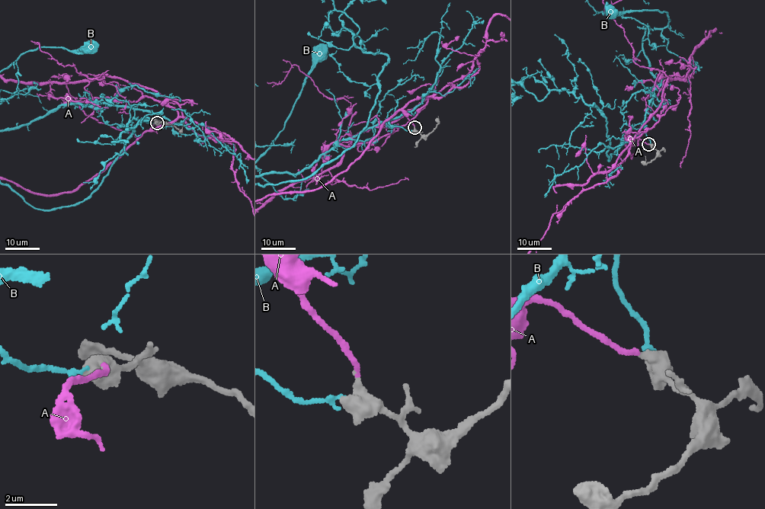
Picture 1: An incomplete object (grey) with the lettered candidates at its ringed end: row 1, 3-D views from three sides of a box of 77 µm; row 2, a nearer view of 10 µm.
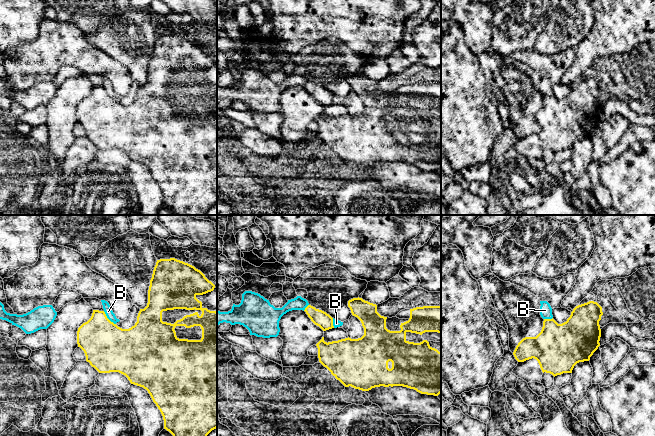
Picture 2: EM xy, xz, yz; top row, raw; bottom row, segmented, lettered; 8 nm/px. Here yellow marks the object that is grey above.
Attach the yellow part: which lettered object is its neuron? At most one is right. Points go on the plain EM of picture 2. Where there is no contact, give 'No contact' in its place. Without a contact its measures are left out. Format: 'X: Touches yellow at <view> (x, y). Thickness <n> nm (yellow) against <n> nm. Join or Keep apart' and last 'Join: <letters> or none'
A: No contact. Join
B: Touches yellow at xy (107, 94). Thickness 380 nm (yellow) against 70 nm. Keep apart
Join: A

